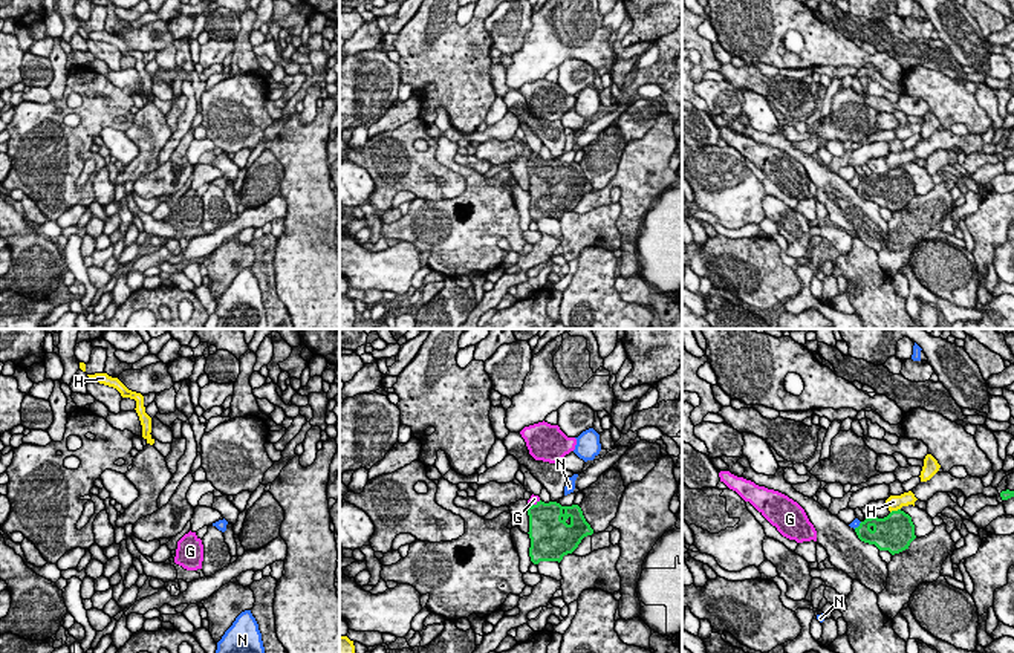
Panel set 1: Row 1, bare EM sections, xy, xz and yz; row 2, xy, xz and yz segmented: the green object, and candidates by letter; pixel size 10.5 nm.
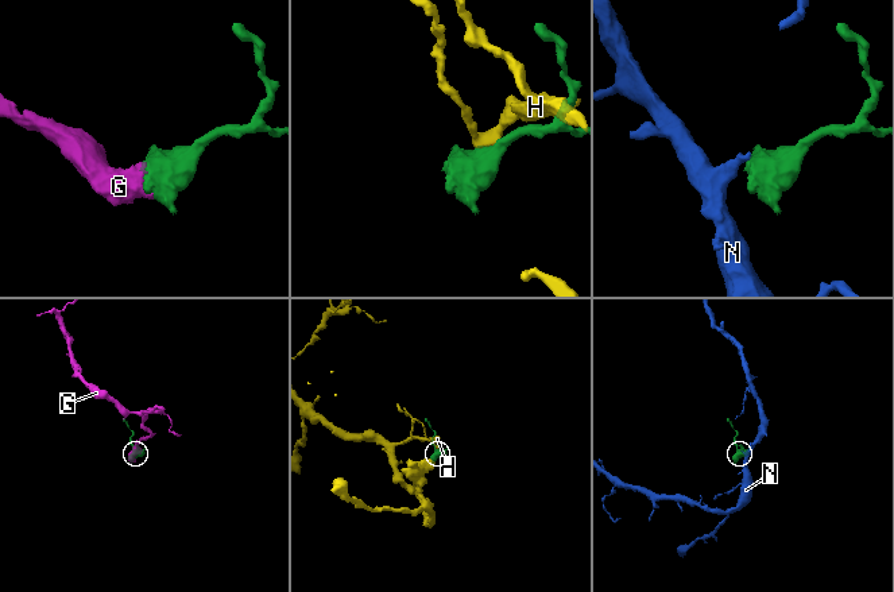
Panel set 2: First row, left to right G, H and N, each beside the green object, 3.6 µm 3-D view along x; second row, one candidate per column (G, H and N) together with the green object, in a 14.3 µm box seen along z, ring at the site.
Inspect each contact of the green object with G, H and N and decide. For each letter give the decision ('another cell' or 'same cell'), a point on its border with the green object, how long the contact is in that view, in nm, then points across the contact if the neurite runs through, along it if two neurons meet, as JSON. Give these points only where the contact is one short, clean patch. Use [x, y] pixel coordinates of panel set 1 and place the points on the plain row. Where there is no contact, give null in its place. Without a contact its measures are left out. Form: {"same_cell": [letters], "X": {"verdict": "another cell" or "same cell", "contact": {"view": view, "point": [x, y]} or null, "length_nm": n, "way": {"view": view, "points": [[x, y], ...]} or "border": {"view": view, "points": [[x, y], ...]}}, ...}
{"same_cell": ["G"], "G": {"verdict": "same cell", "contact": {"view": "xz", "point": [534, 162]}, "length_nm": 160, "way": {"view": "xz", "points": [[545, 176], [534, 162], [534, 156]]}}, "H": {"verdict": "another cell", "contact": {"view": "yz", "point": [895, 168]}, "length_nm": 120}, "N": {"verdict": "another cell", "contact": {"view": "yz", "point": [858, 184]}, "length_nm": 120, "border": {"view": "yz", "points": [[861, 179], [854, 185]]}}}

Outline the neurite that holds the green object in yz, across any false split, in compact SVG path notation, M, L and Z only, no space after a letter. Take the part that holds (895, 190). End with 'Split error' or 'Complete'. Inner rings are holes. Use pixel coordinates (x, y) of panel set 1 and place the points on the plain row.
M892 168L887 174L870 174L855 185L858 196L875 202L879 208L889 208L892 213L908 206L916 196L912 174L904 168Z. Complete

